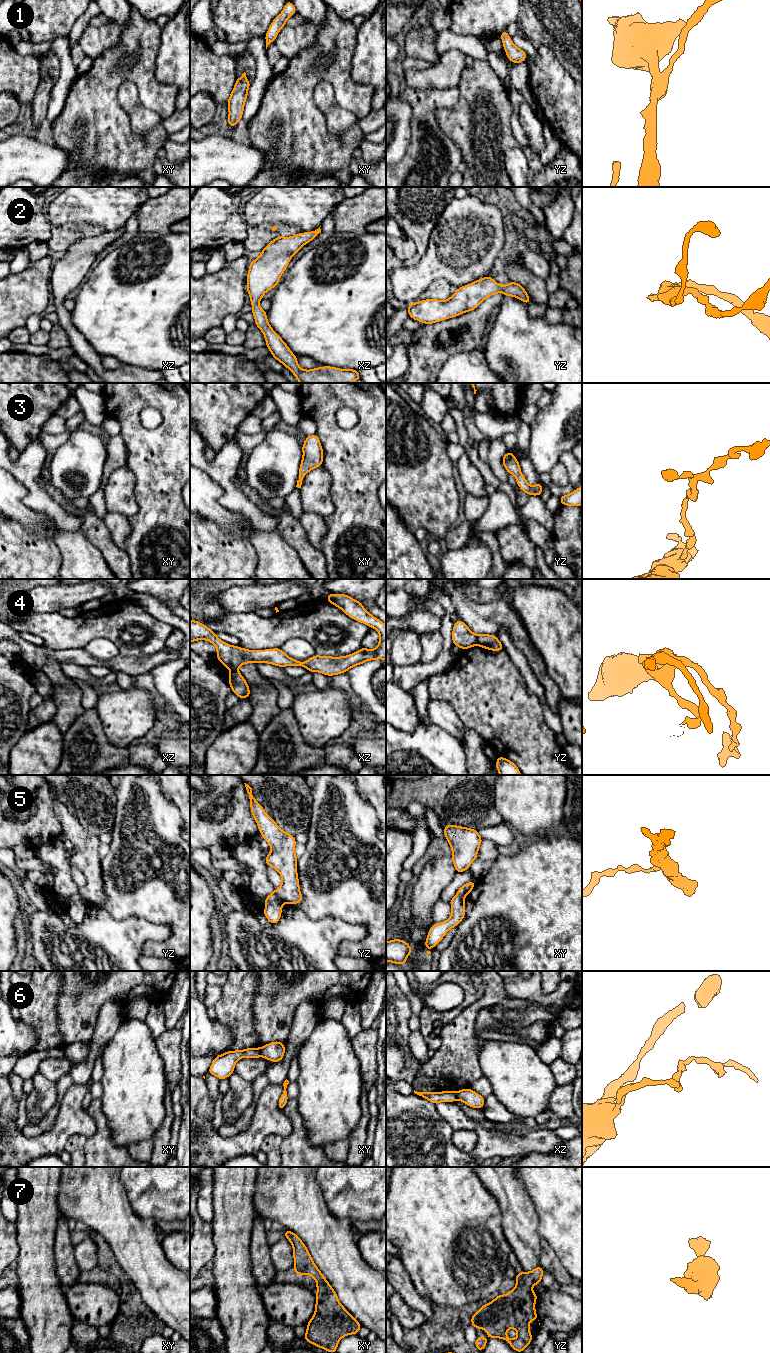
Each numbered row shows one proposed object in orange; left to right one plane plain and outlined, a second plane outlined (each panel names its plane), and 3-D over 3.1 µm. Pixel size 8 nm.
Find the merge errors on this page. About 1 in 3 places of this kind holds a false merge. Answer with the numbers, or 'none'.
4, 5, 6

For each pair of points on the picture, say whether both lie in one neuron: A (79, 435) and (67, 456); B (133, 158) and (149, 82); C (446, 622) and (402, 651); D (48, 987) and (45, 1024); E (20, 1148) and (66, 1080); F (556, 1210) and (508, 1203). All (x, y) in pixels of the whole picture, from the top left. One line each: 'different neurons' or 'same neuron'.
A: same neuron
B: same neuron
C: different neurons
D: same neuron
E: different neurons
F: different neurons

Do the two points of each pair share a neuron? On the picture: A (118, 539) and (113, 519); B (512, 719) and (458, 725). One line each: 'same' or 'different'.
A: same
B: different

